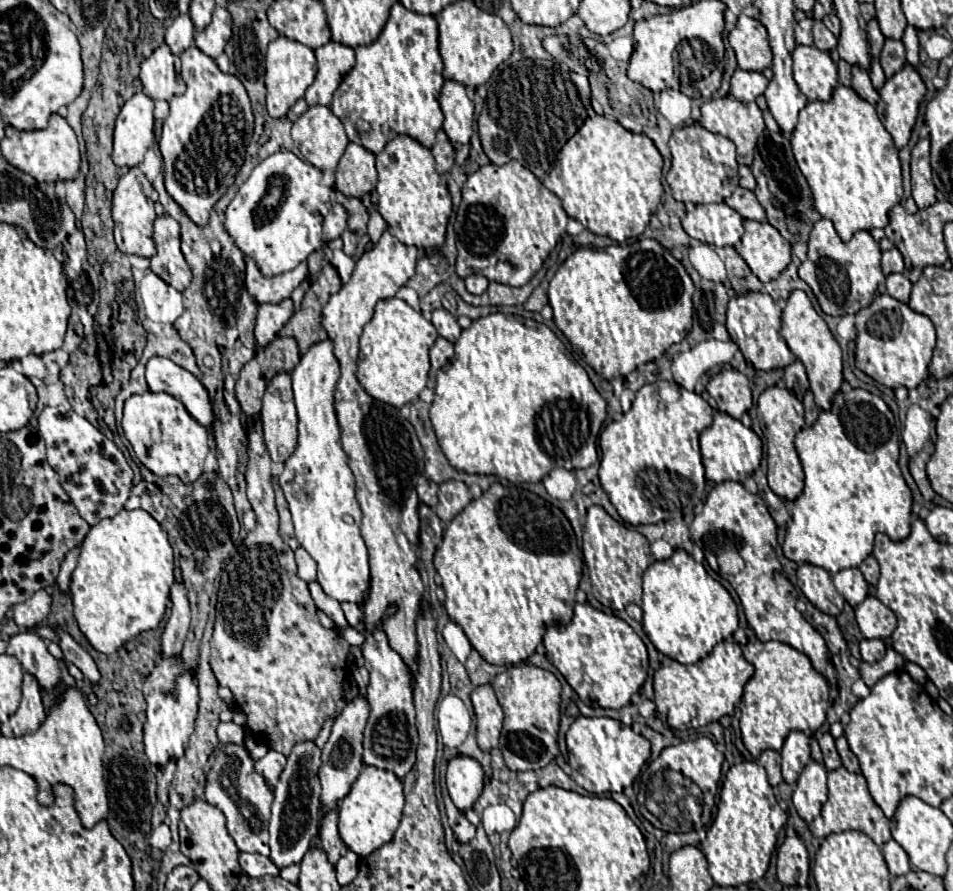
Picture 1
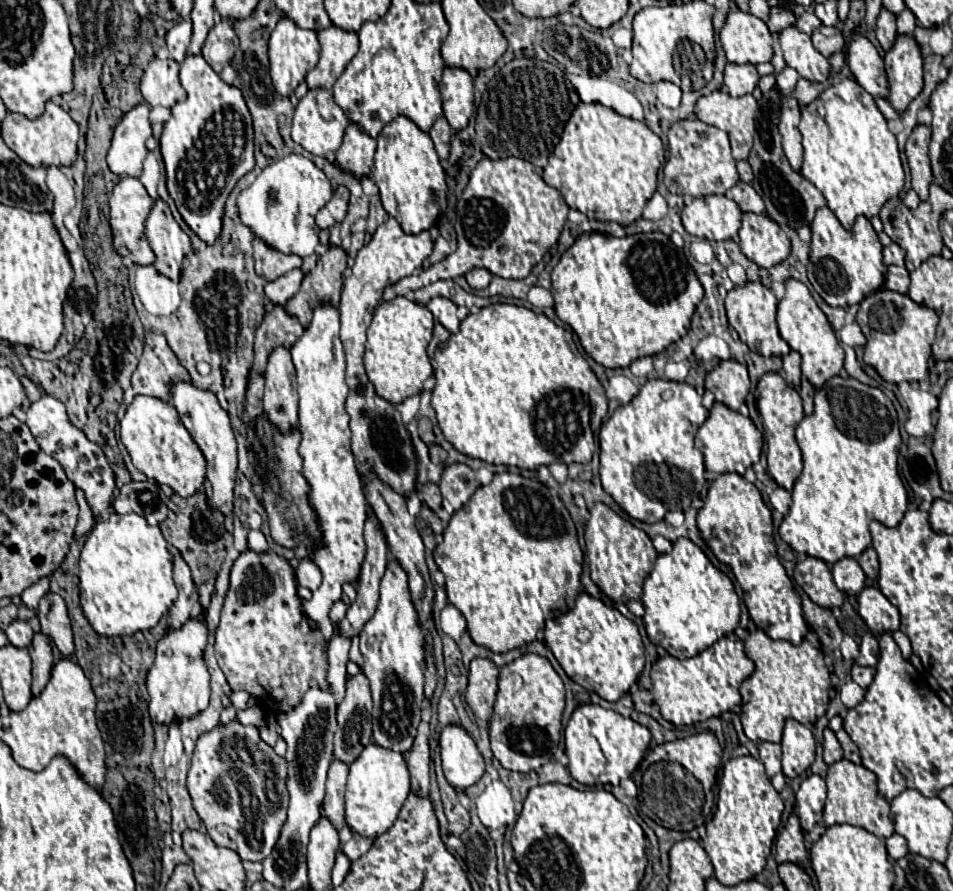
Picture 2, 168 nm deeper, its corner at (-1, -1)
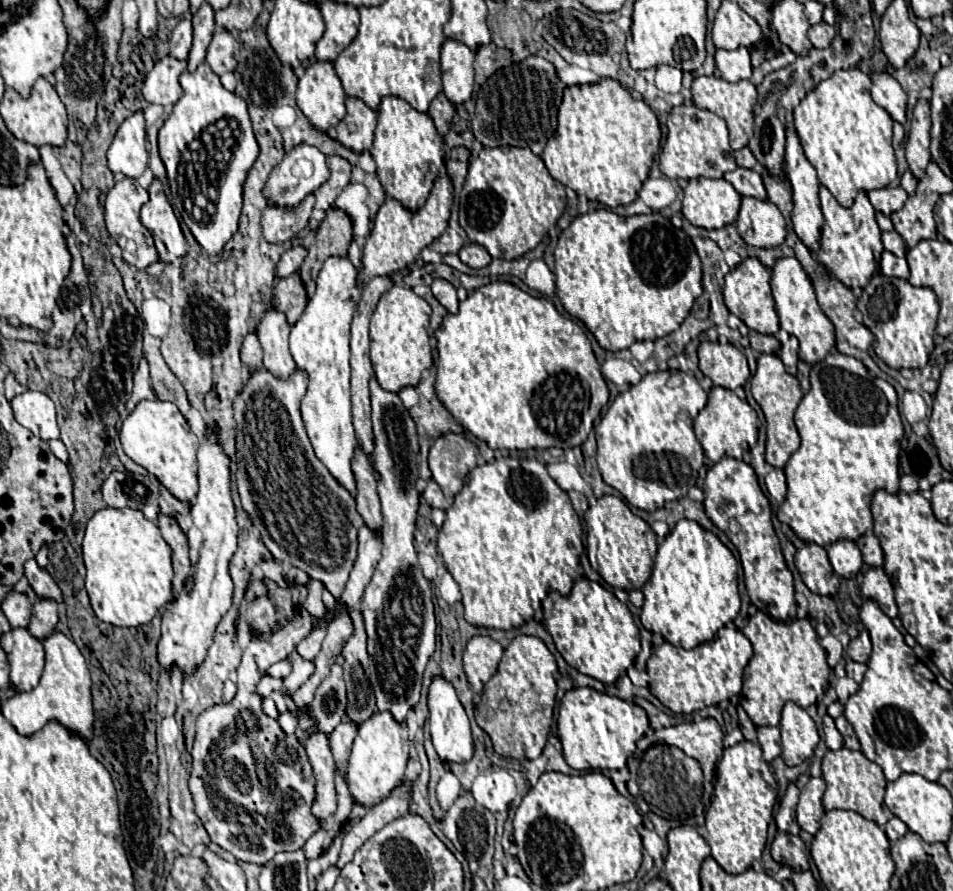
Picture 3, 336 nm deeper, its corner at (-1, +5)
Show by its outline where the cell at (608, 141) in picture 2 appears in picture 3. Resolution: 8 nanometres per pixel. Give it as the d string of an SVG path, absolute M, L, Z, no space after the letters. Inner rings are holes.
M602 78L594 84L568 86L556 122L558 126L542 152L552 178L610 208L632 204L660 148L660 126L650 106L632 98L620 82Z

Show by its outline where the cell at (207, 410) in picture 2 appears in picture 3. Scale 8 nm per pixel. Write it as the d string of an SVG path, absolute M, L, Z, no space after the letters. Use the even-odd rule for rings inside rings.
M208 432L202 446L198 448L198 496L190 504L192 526L188 530L190 546L190 572L180 596L166 606L162 616L162 638L158 642L160 670L166 666L178 666L184 674L194 672L206 656L206 648L214 636L214 628L220 618L232 606L234 584L228 574L228 562L236 552L236 512L230 496L228 456L222 452L214 432Z

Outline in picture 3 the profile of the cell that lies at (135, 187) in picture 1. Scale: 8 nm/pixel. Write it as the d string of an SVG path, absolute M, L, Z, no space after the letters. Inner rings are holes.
M122 178L114 184L114 188L106 194L104 200L104 214L106 214L106 226L110 236L118 242L122 248L122 258L126 264L136 266L138 270L148 268L154 260L158 260L158 252L152 242L152 234L142 226L140 222L140 208L148 200L148 192L132 178Z

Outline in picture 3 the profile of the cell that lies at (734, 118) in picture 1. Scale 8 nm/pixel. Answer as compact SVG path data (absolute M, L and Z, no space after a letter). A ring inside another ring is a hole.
M698 76L692 82L692 98L698 108L706 108L726 120L728 130L730 130L732 150L740 150L748 144L748 140L752 136L752 128L754 128L754 106L758 100L758 92L752 82L738 80L738 82L730 84L722 78L716 78L716 76Z

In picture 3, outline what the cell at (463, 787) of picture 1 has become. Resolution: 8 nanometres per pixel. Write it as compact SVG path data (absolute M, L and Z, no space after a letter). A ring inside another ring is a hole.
M434 676L430 690L428 690L428 722L430 722L430 734L434 740L434 748L438 752L438 756L442 760L448 762L466 762L470 760L472 752L474 752L474 744L472 744L472 732L470 732L470 722L468 716L464 712L464 706L460 704L454 686L442 678L442 676Z

